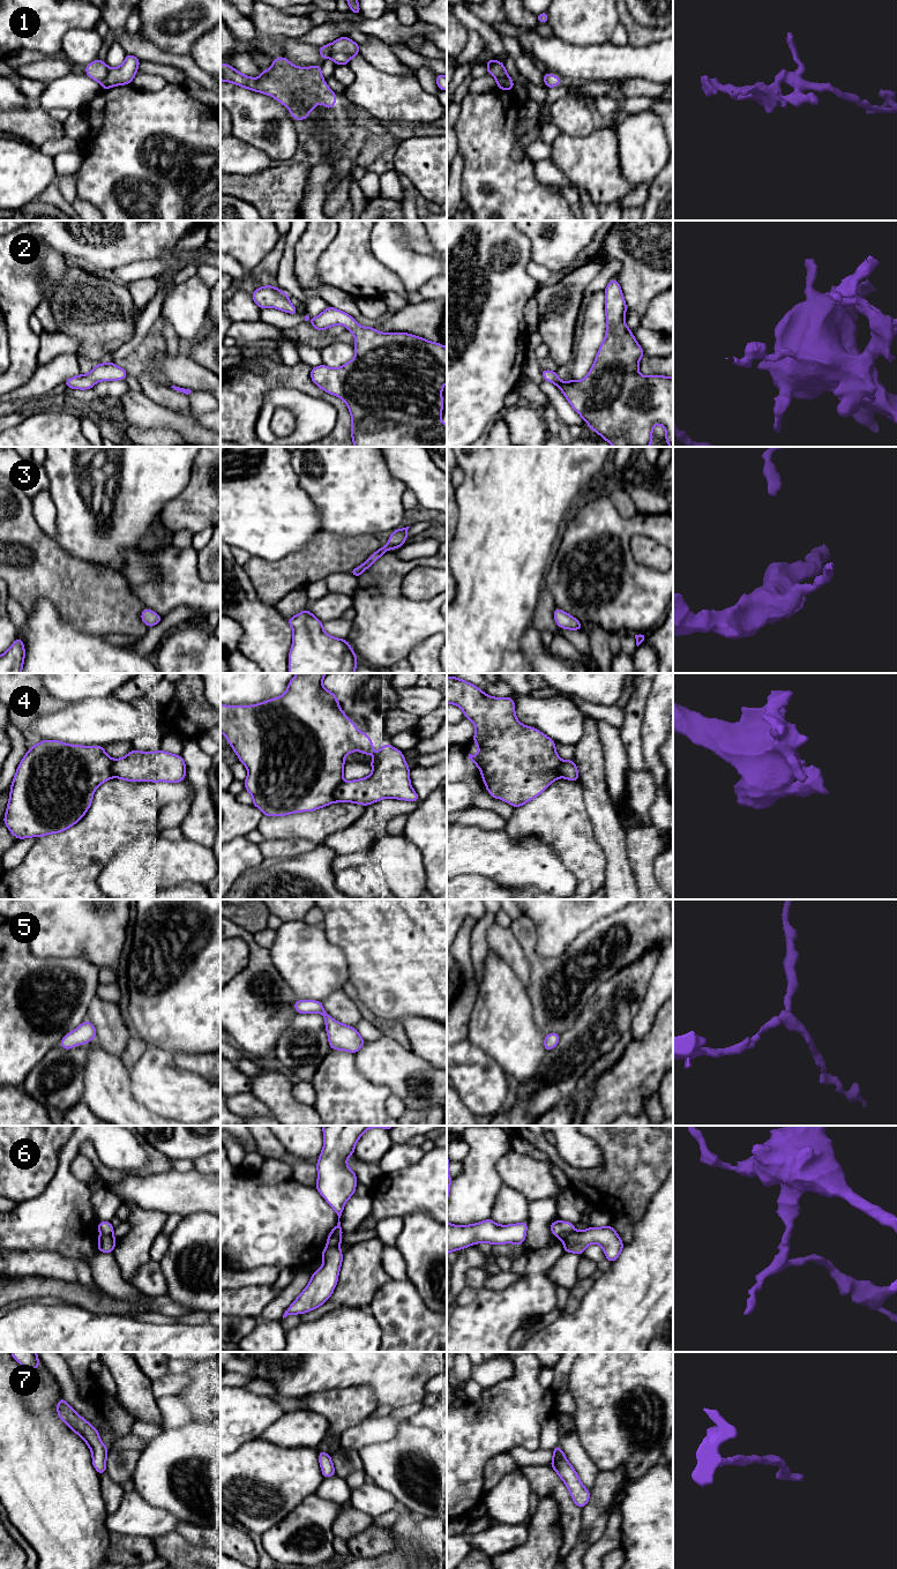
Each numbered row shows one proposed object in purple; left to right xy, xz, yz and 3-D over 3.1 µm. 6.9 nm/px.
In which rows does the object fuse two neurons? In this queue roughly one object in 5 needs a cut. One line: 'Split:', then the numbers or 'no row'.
Split: 1, 6

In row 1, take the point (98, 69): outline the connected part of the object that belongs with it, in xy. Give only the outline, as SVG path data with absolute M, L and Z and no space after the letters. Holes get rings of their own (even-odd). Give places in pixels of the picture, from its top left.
M96 59L94 62L85 66L85 74L92 80L102 83L109 73L106 62Z

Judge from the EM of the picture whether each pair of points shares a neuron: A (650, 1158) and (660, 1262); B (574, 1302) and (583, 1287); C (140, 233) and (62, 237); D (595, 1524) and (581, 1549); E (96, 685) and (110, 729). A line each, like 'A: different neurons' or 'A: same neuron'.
A: different neurons
B: same neuron
C: same neuron
D: same neuron
E: different neurons

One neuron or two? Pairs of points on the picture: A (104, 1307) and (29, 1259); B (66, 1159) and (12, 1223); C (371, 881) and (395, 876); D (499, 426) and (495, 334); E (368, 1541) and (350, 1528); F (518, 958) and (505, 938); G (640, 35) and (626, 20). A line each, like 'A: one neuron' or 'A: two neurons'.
A: two neurons
B: one neuron
C: two neurons
D: two neurons
E: two neurons
F: one neuron
G: one neuron

